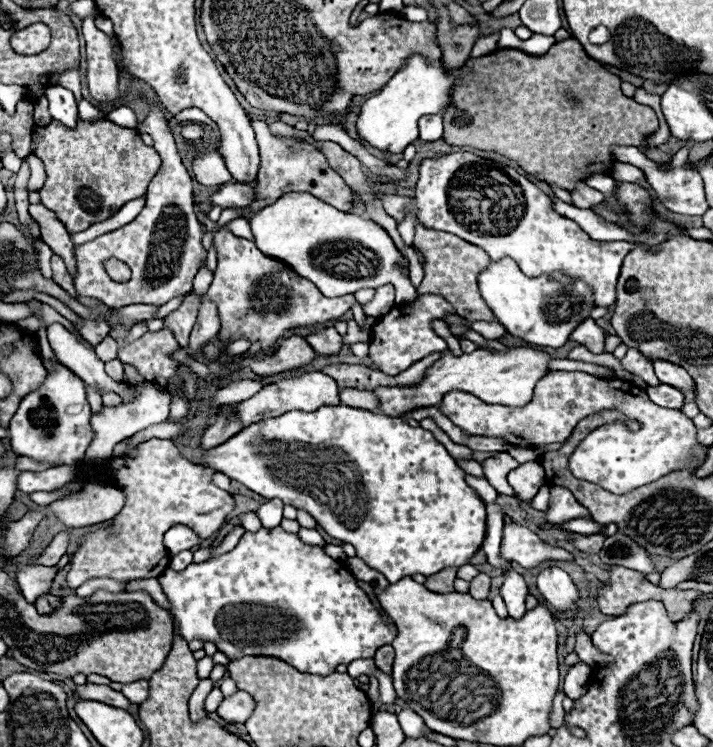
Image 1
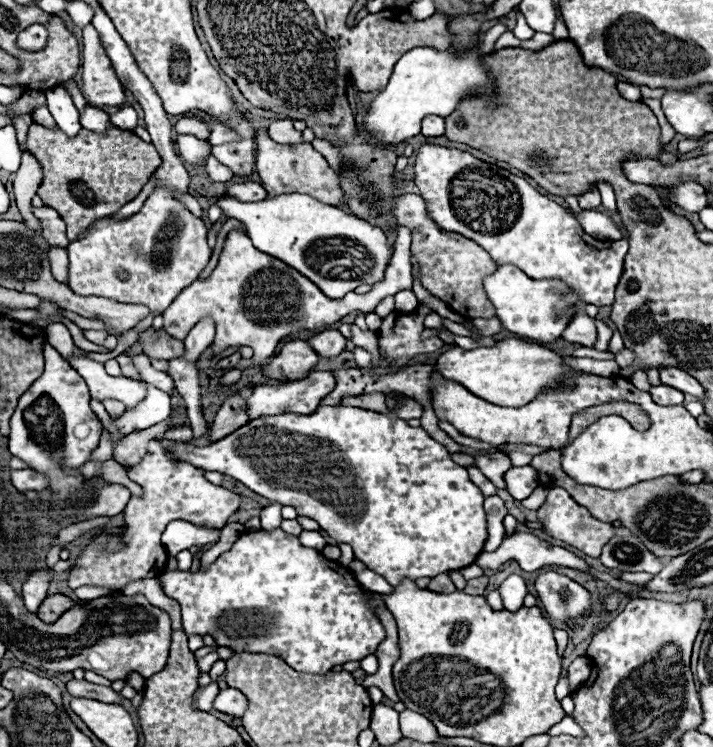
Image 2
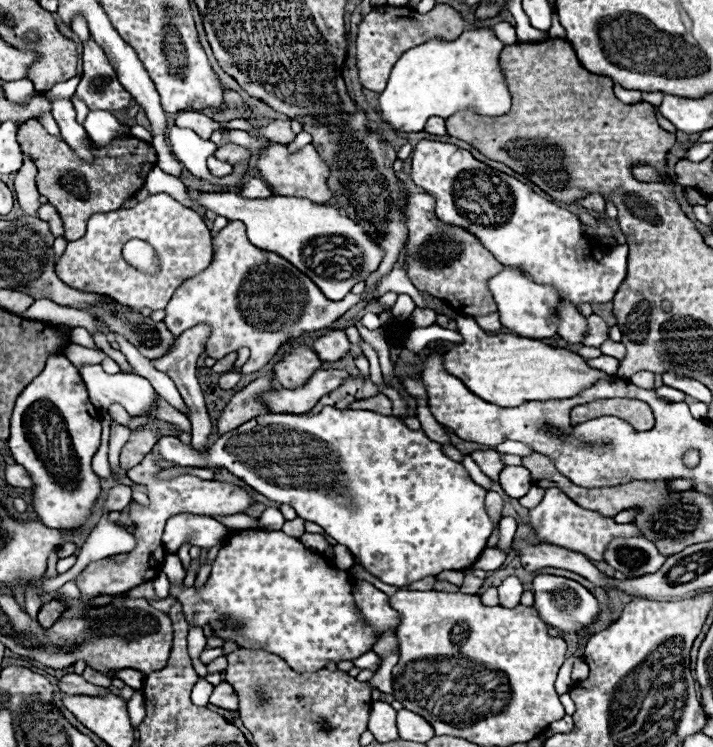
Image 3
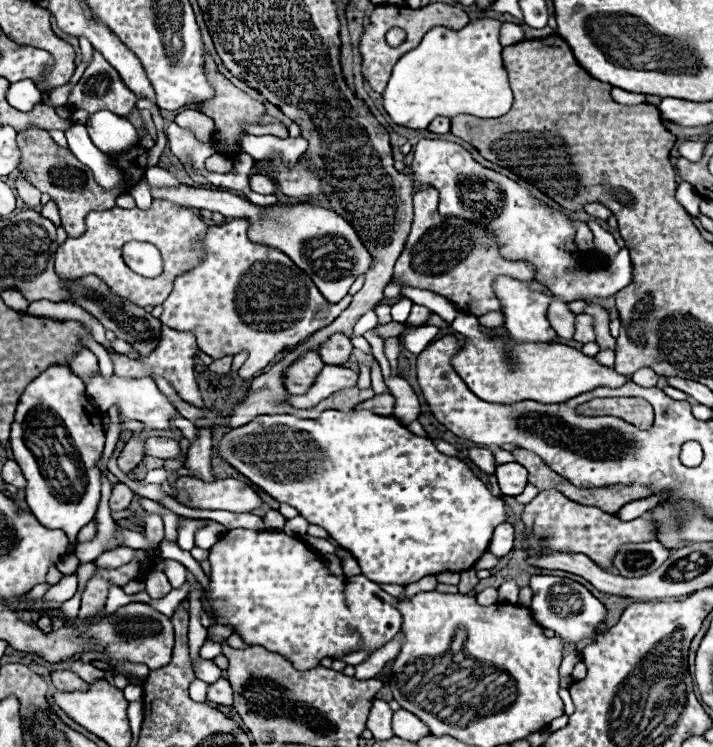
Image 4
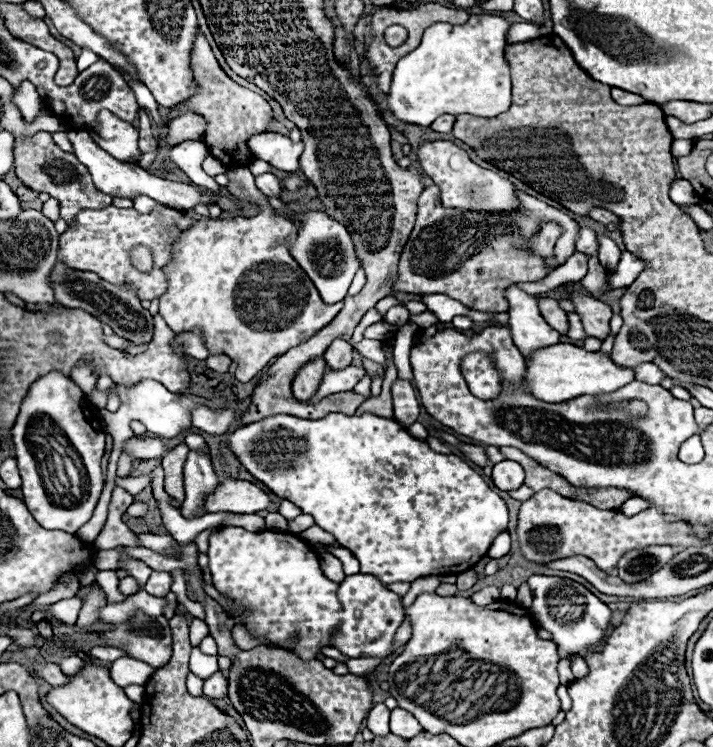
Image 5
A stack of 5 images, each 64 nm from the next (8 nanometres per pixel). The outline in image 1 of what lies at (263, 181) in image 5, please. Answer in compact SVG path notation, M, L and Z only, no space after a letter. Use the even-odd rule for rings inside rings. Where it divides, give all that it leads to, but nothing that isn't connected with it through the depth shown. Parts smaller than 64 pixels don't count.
M224 184L222 190L212 194L212 206L232 208L232 206L250 206L256 198L254 184Z

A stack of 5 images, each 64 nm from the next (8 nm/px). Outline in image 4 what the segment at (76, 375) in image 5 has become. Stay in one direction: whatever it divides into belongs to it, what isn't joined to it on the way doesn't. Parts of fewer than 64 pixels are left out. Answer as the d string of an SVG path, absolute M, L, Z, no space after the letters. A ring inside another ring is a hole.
M82 350L82 352L78 354L78 358L72 360L70 368L72 368L72 372L74 372L76 376L82 376L84 384L88 384L90 378L98 372L98 358L96 358L90 350Z

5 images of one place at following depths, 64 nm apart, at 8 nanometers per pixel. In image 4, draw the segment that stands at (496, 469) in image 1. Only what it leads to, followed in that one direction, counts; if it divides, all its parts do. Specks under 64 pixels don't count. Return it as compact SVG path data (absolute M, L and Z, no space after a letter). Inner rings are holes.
M468 448L468 458L470 458L480 470L494 474L496 462L494 462L494 456L492 456L490 450L486 450L486 448Z

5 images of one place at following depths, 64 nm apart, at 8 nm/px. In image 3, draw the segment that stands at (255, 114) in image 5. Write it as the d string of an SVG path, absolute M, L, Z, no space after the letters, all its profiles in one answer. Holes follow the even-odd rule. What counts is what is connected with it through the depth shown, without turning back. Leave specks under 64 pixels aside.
M224 88L222 106L212 112L212 118L222 128L226 128L226 124L230 120L234 120L234 118L248 118L250 114L252 114L252 110L250 110L250 106L244 102L244 98L240 94L234 92L234 90L230 90L230 88Z

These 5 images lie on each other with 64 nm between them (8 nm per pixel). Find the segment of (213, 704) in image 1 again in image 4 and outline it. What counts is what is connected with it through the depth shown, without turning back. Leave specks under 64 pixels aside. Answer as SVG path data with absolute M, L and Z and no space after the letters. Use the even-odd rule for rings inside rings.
M198 678L192 680L192 684L190 684L190 698L198 700L198 702L206 702L206 688L208 688L206 682L202 682Z

